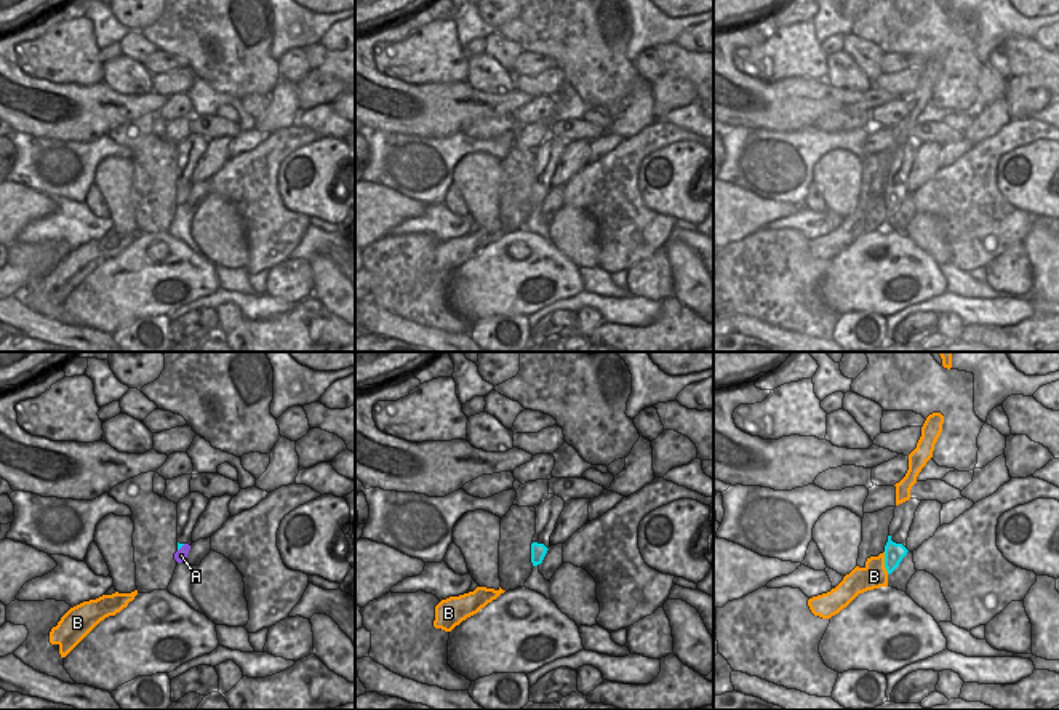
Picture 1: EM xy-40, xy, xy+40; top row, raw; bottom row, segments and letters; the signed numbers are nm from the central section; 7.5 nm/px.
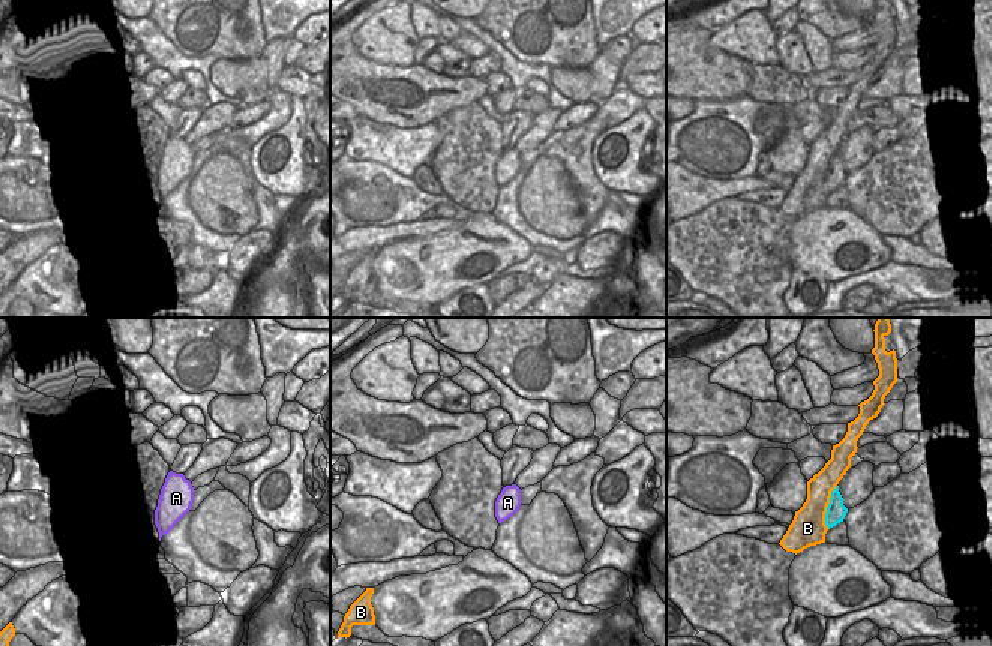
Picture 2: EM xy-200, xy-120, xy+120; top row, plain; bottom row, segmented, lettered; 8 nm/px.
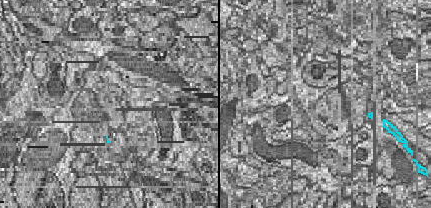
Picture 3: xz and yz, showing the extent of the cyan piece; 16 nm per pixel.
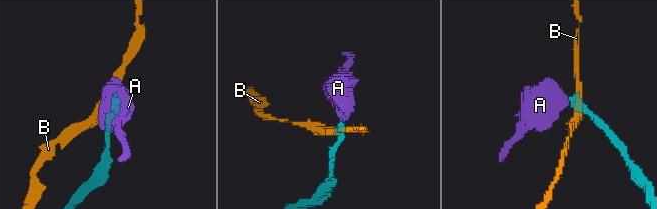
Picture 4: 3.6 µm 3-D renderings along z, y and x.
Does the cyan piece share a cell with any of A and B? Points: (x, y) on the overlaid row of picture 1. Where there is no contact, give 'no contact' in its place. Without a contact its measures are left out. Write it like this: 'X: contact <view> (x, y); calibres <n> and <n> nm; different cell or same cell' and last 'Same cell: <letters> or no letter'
A: contact xy-40 (181, 546); calibres 30 and 100 nm; different cell
B: contact xy+40 (885, 563); calibres 150 and 190 nm; different cell
Same cell: no letter

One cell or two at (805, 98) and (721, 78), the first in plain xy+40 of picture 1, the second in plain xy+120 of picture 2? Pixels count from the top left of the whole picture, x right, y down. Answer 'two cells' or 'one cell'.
one cell

